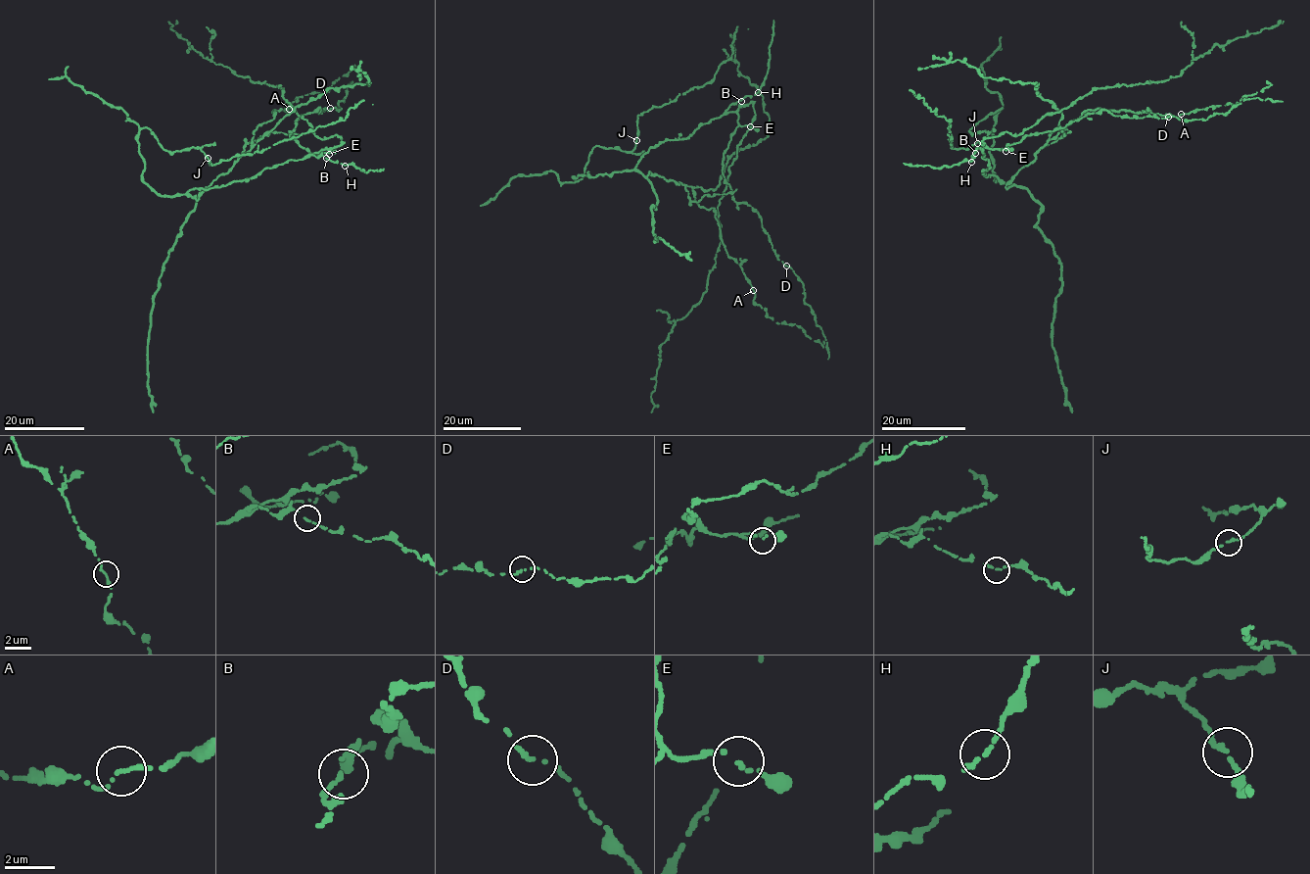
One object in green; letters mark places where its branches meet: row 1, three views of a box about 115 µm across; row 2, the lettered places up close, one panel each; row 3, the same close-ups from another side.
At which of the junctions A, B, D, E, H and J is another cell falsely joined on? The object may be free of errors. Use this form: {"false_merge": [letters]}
{"false_merge": []}

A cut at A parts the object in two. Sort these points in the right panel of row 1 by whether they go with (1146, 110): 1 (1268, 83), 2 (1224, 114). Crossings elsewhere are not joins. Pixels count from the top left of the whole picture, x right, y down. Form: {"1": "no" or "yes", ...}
{"1": "no", "2": "yes"}

